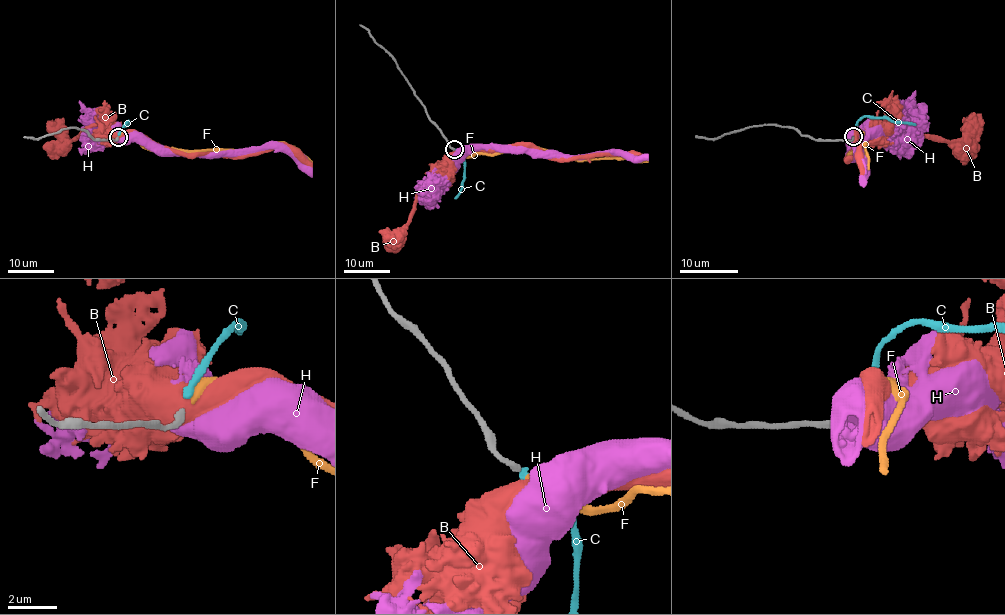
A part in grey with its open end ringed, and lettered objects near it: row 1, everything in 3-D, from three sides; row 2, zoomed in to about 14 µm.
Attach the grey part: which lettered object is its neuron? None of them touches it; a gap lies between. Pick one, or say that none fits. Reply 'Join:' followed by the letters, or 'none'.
Join: none

